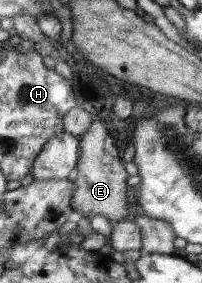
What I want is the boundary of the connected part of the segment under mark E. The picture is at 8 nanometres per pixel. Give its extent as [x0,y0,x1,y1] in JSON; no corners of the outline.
[72,115,130,225]

